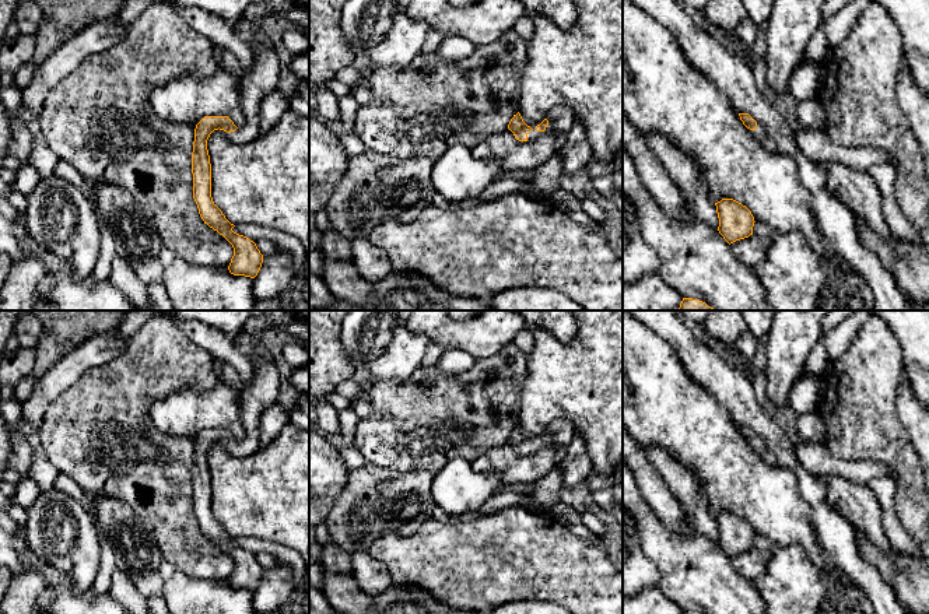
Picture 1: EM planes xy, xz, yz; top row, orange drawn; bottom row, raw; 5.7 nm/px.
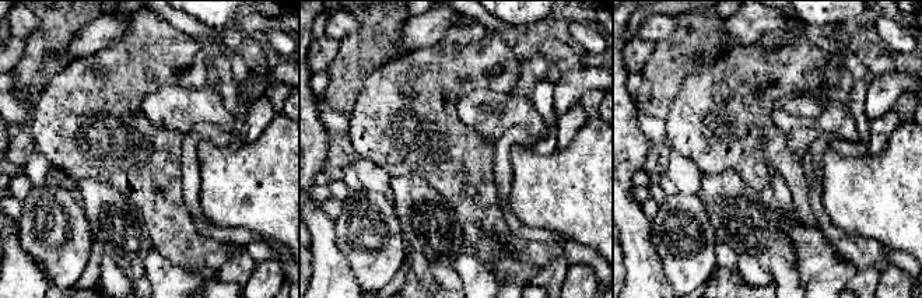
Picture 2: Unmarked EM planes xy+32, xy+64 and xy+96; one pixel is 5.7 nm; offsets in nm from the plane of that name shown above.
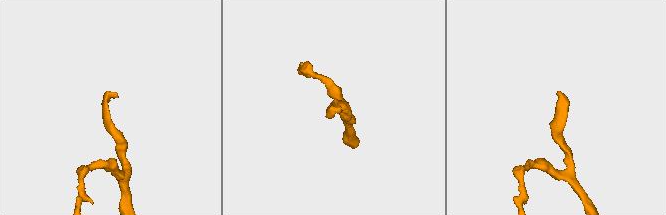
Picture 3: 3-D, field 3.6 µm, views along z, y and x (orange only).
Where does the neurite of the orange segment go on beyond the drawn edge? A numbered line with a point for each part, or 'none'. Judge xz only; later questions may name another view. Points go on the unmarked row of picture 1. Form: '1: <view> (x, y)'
1: xz (560, 432)

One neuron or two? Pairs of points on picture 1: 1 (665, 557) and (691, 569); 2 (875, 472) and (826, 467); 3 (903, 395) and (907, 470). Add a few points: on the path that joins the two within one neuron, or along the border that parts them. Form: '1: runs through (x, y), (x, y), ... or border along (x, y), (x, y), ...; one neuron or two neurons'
1: runs through (672, 557), (684, 567); one neuron
2: runs through (862, 470), (838, 467); one neuron
3: border along (896, 395), (897, 417), (914, 448); two neurons

